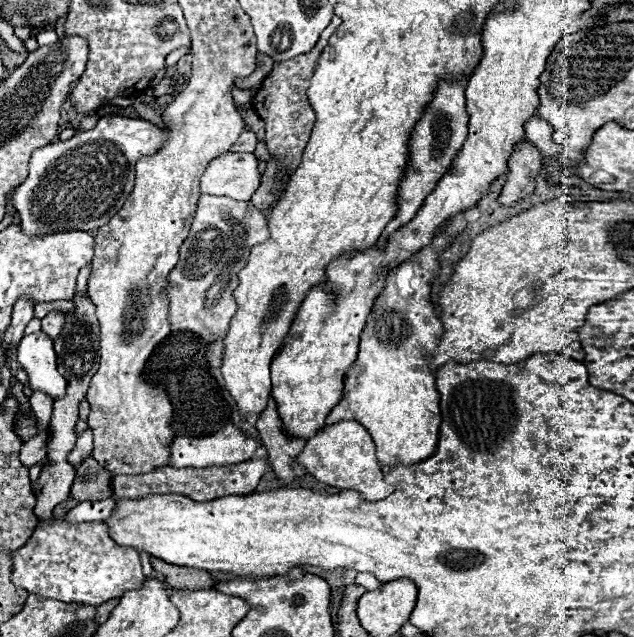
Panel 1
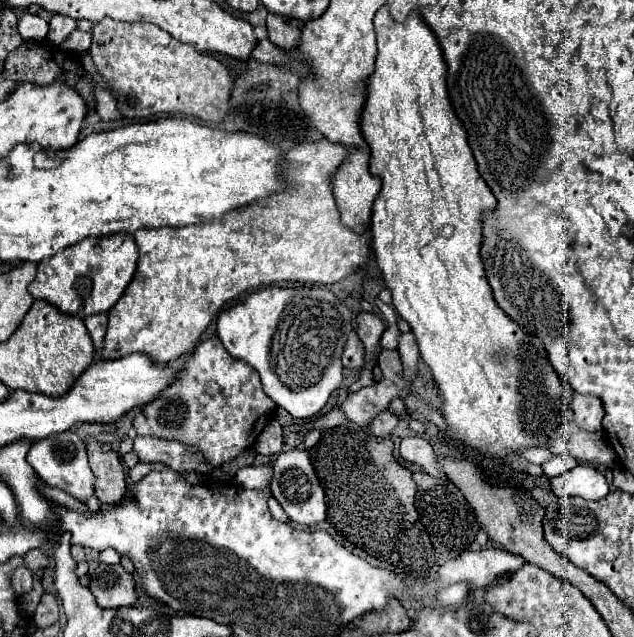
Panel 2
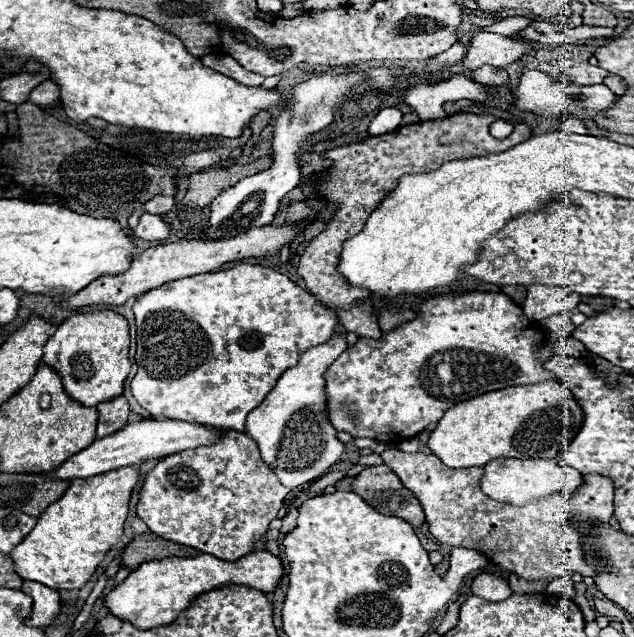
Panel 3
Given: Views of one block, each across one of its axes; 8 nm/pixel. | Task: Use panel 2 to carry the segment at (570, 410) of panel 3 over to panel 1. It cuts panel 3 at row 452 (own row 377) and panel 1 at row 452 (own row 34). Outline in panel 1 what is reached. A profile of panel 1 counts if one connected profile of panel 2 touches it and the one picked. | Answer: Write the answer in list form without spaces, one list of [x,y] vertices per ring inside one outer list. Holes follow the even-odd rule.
[[[456,214],[450,222],[446,222],[434,242],[426,246],[422,252],[418,252],[418,272],[412,278],[412,292],[408,296],[400,294],[400,288],[396,286],[396,270],[392,270],[386,278],[384,292],[376,298],[374,310],[368,316],[366,328],[360,336],[360,350],[356,362],[346,370],[344,374],[344,394],[342,400],[330,410],[326,418],[326,426],[342,422],[342,420],[356,420],[360,422],[368,434],[372,436],[376,444],[376,456],[380,464],[386,466],[408,466],[422,462],[430,458],[436,452],[438,446],[438,434],[440,434],[440,394],[434,384],[434,372],[428,368],[428,354],[438,346],[442,324],[434,312],[434,306],[430,302],[430,282],[438,276],[438,252],[436,248],[446,242],[446,234],[450,238],[458,236],[458,232],[466,226],[464,214]]]

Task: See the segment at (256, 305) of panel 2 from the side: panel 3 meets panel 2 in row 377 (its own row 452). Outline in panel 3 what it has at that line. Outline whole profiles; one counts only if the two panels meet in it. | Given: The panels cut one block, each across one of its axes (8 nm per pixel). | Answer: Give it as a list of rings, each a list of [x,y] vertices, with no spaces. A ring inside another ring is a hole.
[[[334,334],[326,344],[306,350],[298,364],[280,376],[274,390],[266,396],[266,402],[262,402],[246,418],[244,434],[258,444],[262,460],[290,490],[324,476],[324,472],[328,472],[328,468],[334,466],[344,452],[344,444],[336,438],[338,430],[330,426],[324,392],[324,372],[344,350],[346,340],[342,334]]]

